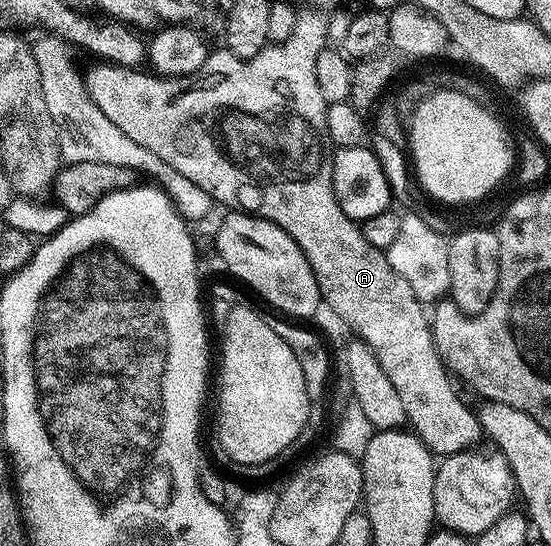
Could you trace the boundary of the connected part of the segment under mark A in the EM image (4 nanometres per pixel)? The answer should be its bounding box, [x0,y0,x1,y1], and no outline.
[86,20,480,455]

